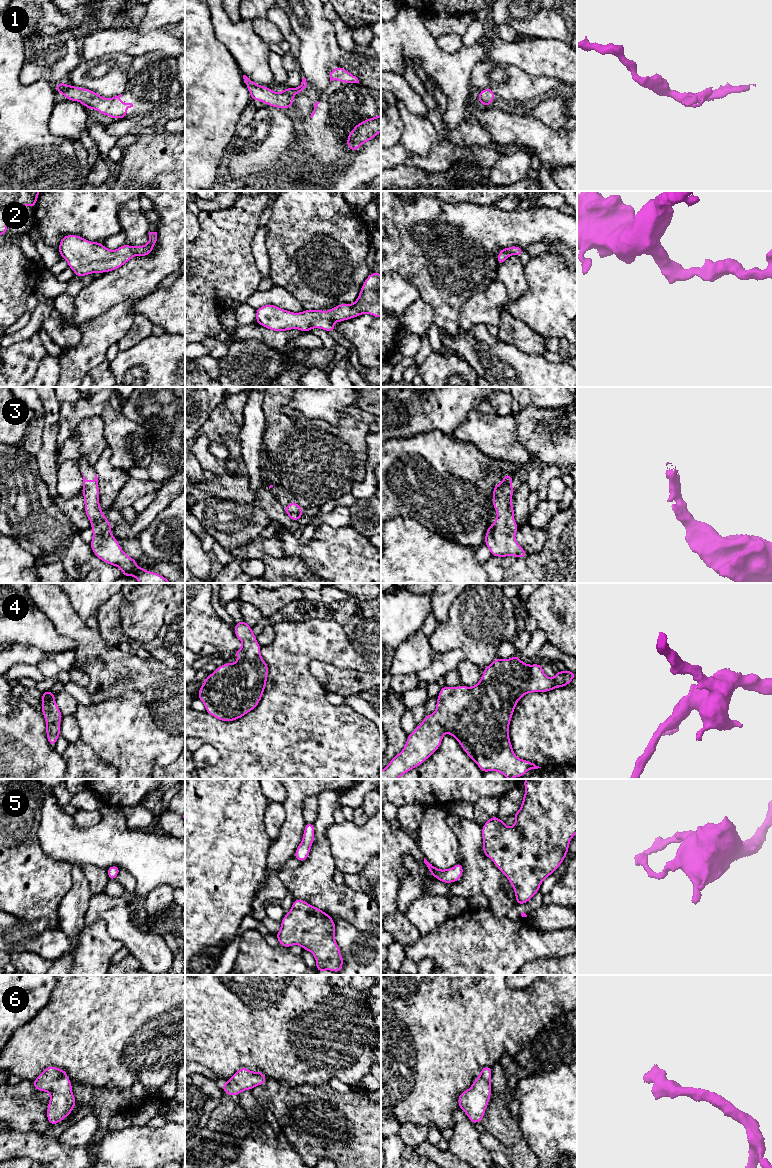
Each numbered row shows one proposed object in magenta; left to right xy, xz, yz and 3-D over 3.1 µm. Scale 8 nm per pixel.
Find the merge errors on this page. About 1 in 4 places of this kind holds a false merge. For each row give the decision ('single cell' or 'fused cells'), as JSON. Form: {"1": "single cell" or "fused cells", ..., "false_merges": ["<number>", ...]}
{"1": "single cell", "2": "single cell", "3": "single cell", "4": "single cell", "5": "single cell", "6": "single cell", "false_merges": []}

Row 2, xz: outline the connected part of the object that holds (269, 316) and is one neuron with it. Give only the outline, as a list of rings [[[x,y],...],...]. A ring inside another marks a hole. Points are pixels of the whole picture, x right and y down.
[[[370,273],[353,304],[342,303],[329,311],[304,310],[300,313],[266,304],[256,309],[256,323],[272,331],[299,329],[306,333],[312,328],[319,328],[330,332],[336,330],[335,322],[352,319],[364,313],[381,318],[380,273]]]

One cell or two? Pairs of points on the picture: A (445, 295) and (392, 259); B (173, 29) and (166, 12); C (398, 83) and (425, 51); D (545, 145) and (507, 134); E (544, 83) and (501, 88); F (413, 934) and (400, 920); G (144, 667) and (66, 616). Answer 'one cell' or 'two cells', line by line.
A: one cell
B: two cells
C: two cells
D: one cell
E: one cell
F: one cell
G: one cell

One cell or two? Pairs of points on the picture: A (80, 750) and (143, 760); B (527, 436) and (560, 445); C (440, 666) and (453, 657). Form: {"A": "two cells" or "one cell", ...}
{"A": "two cells", "B": "one cell", "C": "one cell"}

